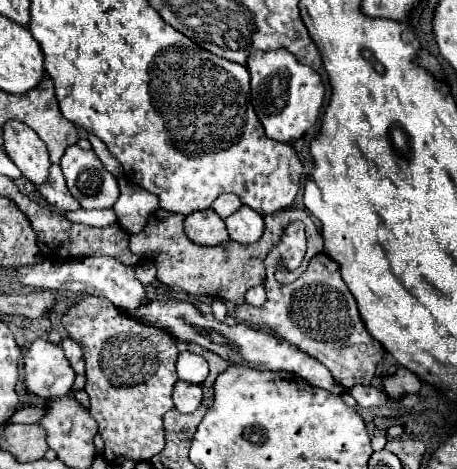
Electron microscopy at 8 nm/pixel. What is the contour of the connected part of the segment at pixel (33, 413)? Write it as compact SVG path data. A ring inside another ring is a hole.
M25 406L15 410L15 414L9 418L9 422L23 422L23 424L37 424L43 416L43 408L41 406Z

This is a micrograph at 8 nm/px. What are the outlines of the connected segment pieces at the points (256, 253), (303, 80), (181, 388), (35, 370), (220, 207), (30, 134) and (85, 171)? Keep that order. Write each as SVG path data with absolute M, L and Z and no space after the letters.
M157 210L147 226L129 238L129 248L135 254L149 254L157 266L157 280L167 286L177 286L183 288L189 294L205 294L205 296L217 296L223 298L233 306L241 304L245 298L245 292L253 286L263 284L265 280L265 268L263 268L263 258L265 254L281 240L283 230L293 222L293 220L303 220L307 226L307 260L313 258L315 254L323 252L323 238L317 232L313 220L305 210L283 210L277 214L265 216L265 234L261 236L259 242L255 244L239 244L233 240L227 240L225 246L199 246L191 242L185 232L183 232L183 214L173 214L169 210Z
M283 48L253 54L247 60L247 70L251 74L251 102L267 138L277 142L299 140L319 118L325 96L321 76L309 66L301 66Z
M179 380L175 384L175 390L173 390L173 402L175 402L175 408L183 414L189 414L189 412L195 412L199 406L201 406L201 400L203 400L203 390L199 384L191 384L191 382L183 382Z
M37 338L25 354L25 388L39 398L65 396L75 374L59 344Z
M221 194L215 202L213 202L213 210L221 216L221 218L227 218L229 214L237 212L241 206L241 200L235 196L235 194Z
M9 120L3 126L3 140L5 152L19 166L19 170L29 182L41 184L47 180L51 162L47 146L41 142L35 130L31 130L23 122Z
M69 146L59 166L65 174L69 192L77 198L83 210L111 208L113 202L117 202L117 178L103 168L93 150Z

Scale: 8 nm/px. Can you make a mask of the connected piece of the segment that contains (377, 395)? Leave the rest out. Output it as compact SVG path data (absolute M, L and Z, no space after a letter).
M357 384L353 388L347 390L347 394L351 394L359 406L383 406L383 404L393 404L391 398L383 392L383 390L377 390L373 386L363 386L363 384Z

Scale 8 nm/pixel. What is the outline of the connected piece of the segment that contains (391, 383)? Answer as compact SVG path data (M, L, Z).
M399 370L397 374L385 378L385 380L383 380L383 386L385 386L385 392L387 392L389 396L399 398L399 396L403 396L403 394L415 394L415 392L419 392L421 382L419 382L419 378L417 378L413 372L409 372L409 370Z

